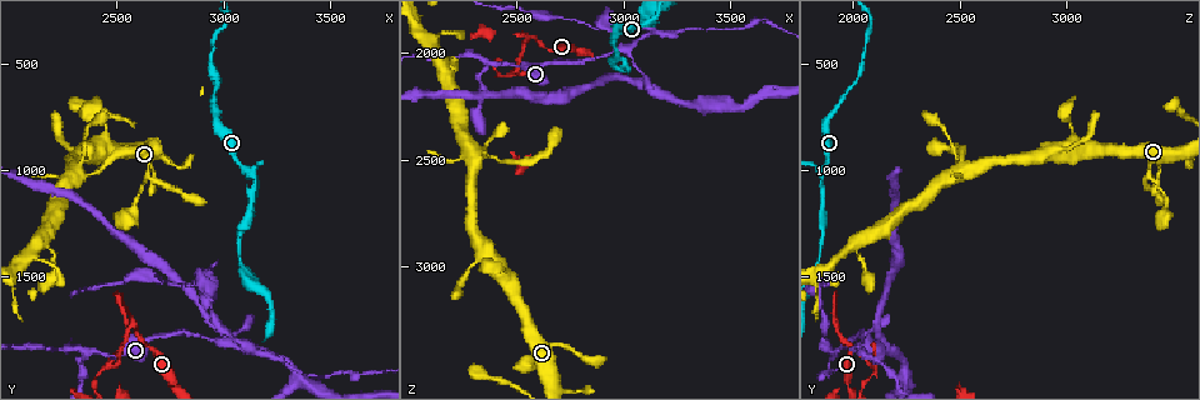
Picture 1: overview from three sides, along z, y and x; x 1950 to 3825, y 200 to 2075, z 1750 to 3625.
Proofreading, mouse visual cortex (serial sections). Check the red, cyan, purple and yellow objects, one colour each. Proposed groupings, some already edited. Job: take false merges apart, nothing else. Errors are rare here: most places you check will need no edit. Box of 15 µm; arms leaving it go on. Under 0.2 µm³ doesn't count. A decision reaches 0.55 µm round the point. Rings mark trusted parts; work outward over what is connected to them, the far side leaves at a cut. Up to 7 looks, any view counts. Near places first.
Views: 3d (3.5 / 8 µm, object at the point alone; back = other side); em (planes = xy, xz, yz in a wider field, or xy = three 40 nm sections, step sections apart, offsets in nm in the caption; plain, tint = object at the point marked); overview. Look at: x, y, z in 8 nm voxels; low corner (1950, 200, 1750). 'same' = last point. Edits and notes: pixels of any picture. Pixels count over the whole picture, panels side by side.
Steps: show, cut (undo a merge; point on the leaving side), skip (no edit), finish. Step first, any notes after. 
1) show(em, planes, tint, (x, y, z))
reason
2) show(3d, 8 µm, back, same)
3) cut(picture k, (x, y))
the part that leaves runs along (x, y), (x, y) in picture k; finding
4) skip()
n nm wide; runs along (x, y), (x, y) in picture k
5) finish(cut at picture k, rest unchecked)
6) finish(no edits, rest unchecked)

show(3d, 3.5 µm, (3120, 1860, 1910))
three-way junction

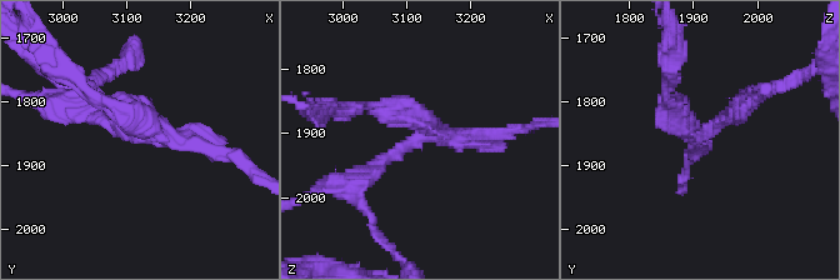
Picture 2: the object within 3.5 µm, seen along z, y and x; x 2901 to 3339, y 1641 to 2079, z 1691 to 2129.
show(em, xy, step 5, tint, (3125, 1850, 1900))
3 arms; arms of 200, 200, 200 nm

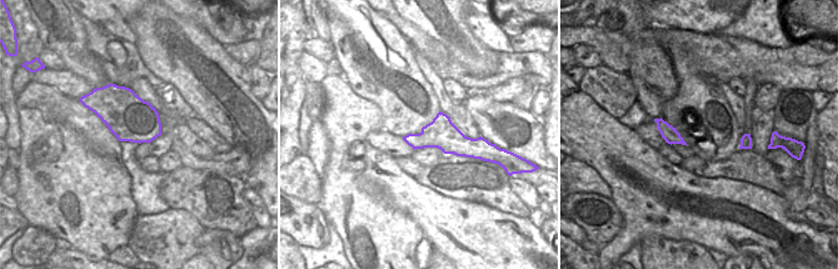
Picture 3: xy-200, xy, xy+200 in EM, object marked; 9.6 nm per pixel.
cut(picture 2, (410, 106))
the part that leaves runs along (425, 131), (414, 115), (333, 109) in picture 2; a second cell is stuck on

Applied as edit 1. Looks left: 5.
show(3d, 3.5 µm, (2370, 1850, 2060))
arms part here

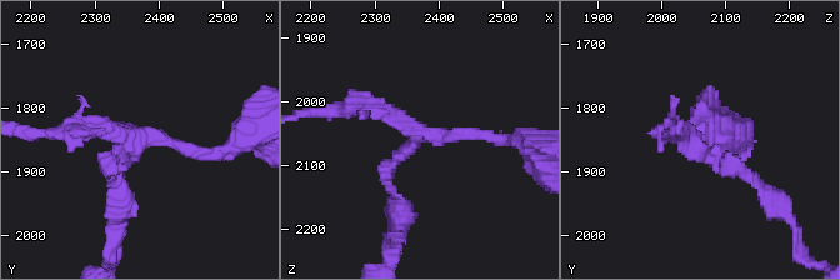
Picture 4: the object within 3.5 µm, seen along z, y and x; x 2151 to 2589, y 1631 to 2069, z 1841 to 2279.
show(em, xy, step 2, plain, (2380, 1850, 2050))
3 arms; arms of 150, 200, 200 nm; now the EM

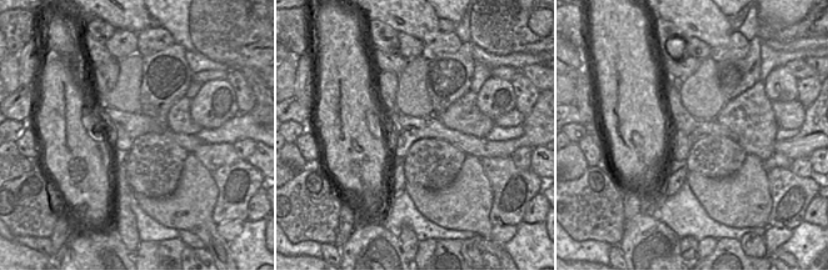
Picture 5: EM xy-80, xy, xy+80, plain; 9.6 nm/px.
show(em, xy, step 2, tint, same)
with the object marked

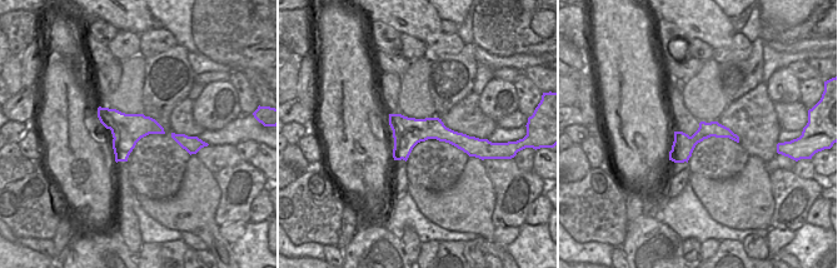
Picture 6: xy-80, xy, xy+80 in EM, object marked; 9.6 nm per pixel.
skip()
280 nm wide; runs along (503, 141), (421, 135), (386, 170), (390, 189) in picture 4; all the same cell

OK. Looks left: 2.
show(3d, 3.5 µm, (2580, 1750, 1930))
abrupt turn

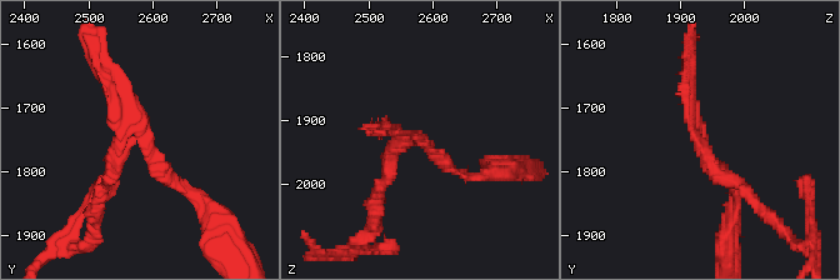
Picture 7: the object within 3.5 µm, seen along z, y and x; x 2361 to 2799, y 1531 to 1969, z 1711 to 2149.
show(em, planes, tint, (2580, 1760, 1940))

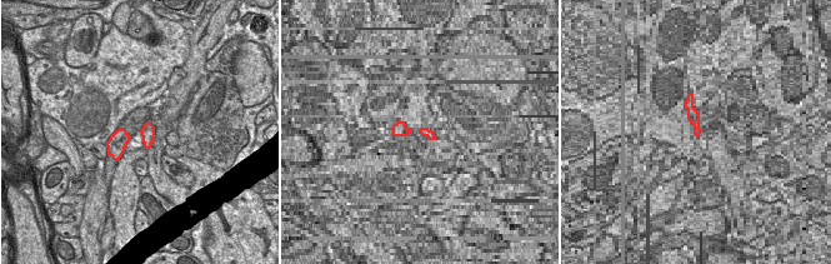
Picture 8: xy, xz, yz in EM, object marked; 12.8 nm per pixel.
cut(picture 7, (390, 160))
the part that leaves runs along (414, 144), (390, 150), (375, 218) in picture 7; two cells meet here

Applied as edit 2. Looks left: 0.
finish(cut at picture 2, cut at picture 7, rest unchecked)

